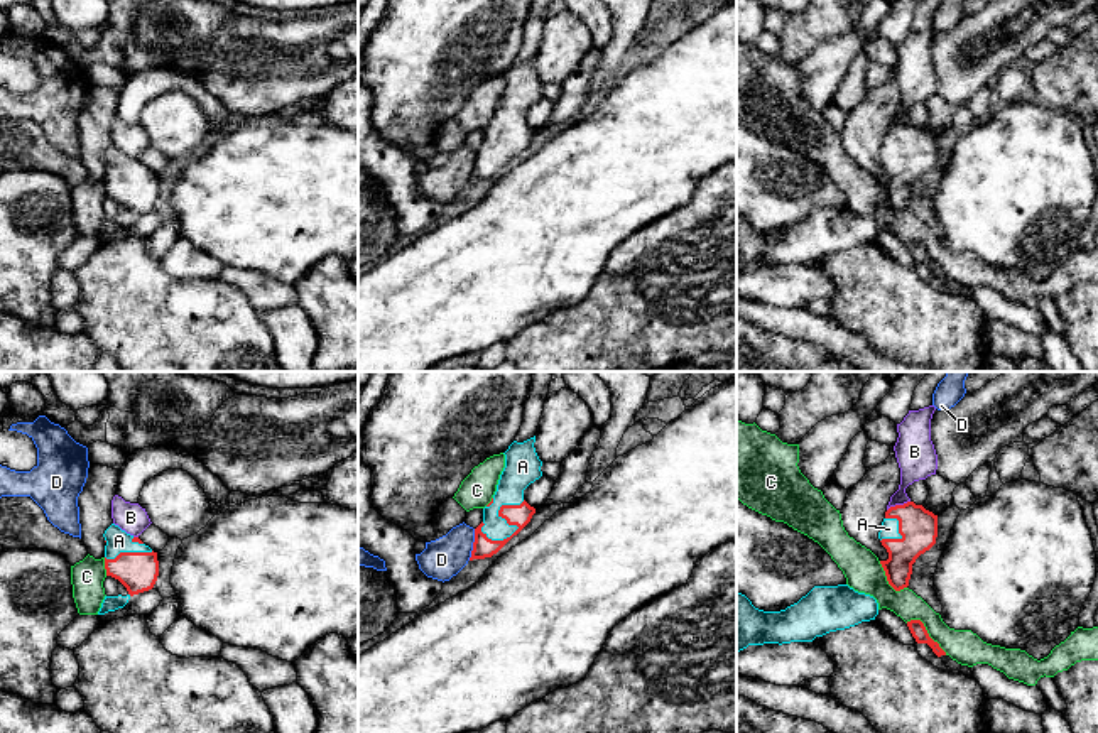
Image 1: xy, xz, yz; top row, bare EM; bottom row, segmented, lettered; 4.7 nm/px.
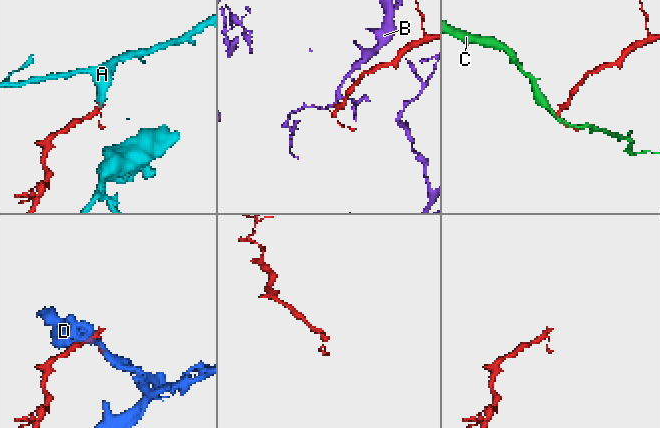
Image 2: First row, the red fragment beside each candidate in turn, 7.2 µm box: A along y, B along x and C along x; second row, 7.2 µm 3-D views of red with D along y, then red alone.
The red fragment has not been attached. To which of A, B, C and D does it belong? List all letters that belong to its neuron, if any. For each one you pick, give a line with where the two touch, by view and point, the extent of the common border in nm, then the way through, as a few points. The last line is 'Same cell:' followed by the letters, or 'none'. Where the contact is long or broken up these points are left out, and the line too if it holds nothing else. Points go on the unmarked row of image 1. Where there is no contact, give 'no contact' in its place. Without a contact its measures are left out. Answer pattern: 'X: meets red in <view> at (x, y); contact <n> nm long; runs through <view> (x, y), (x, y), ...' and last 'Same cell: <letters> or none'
A: meets red in xz at (512, 146); contact 260 nm long
Same cell: A

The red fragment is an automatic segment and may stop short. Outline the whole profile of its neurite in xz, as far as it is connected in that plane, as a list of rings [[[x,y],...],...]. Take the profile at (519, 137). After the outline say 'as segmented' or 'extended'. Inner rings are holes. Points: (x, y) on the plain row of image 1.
[[[535,57],[524,64],[514,62],[503,74],[505,90],[492,123],[483,130],[483,144],[475,150],[470,182],[497,176],[535,135],[524,122],[524,111],[542,98],[534,64]]]; extended

